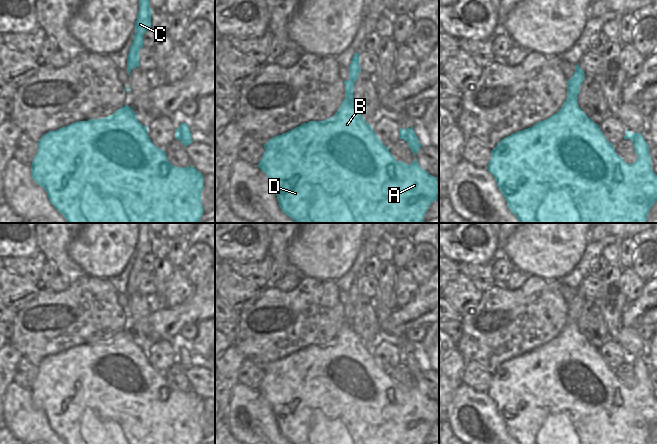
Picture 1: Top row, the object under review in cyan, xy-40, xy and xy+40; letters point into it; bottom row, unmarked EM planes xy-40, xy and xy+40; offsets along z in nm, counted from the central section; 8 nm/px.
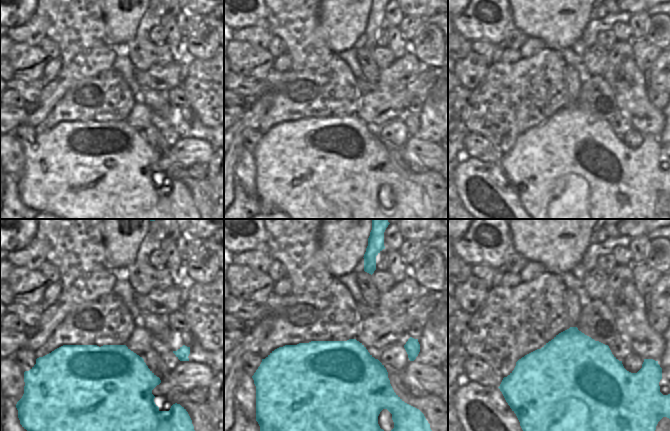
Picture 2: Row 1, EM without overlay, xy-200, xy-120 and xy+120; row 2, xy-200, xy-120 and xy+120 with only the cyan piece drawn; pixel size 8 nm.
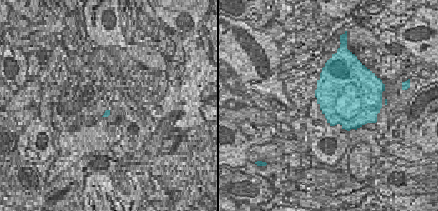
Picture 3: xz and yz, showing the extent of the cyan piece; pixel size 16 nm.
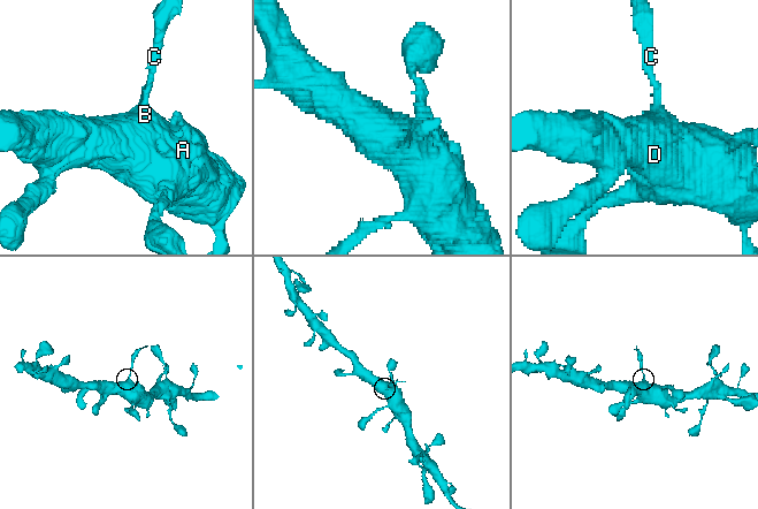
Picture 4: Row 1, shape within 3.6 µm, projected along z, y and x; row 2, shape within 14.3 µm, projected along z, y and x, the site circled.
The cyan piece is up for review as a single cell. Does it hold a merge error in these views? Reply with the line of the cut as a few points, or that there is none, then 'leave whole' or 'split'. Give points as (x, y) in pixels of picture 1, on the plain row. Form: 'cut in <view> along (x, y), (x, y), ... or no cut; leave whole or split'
cut in xy+40 along (576, 318), (566, 325); split

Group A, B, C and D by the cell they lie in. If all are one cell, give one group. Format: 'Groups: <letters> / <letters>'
Groups: A B D / C.

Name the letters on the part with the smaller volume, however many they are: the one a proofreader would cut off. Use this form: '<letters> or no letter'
C

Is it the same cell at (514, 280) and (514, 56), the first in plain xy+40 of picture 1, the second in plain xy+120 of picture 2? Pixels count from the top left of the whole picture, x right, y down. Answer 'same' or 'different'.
different

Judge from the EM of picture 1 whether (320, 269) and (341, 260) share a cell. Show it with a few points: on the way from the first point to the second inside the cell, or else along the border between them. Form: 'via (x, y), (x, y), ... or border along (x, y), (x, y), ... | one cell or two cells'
via (325, 264), (329, 260), (336, 260) | one cell

